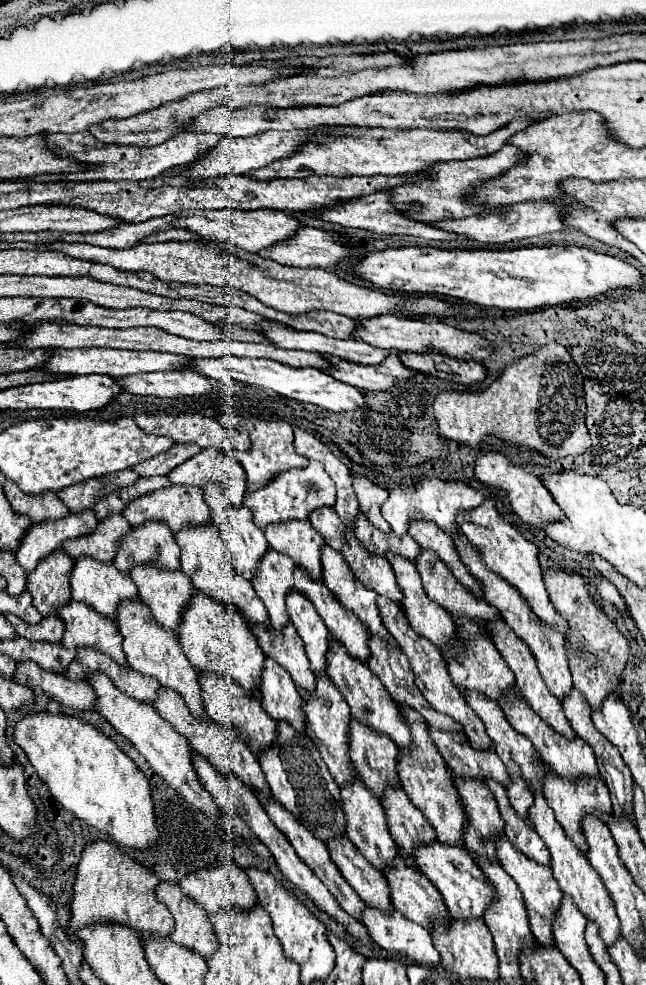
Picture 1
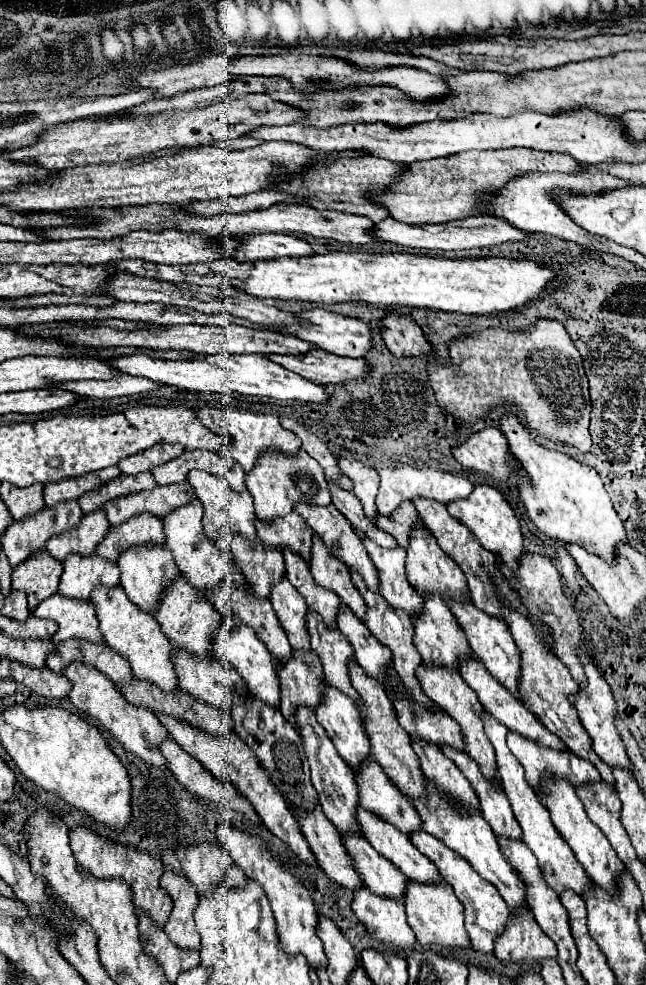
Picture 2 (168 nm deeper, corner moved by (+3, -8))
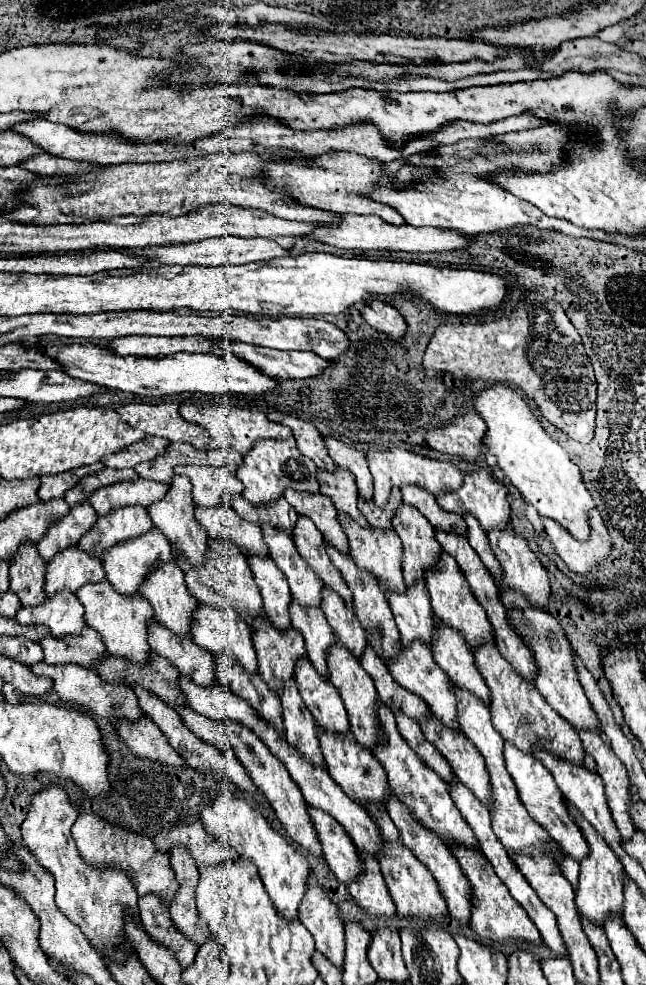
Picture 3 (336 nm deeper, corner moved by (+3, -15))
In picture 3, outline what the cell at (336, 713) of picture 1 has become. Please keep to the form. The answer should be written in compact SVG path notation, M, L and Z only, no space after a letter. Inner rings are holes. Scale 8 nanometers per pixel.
M255 619L253 627L253 643L259 659L259 675L275 695L283 689L283 683L291 681L295 673L297 659L307 657L307 647L303 643L303 635L289 627L289 631L275 629L269 621Z

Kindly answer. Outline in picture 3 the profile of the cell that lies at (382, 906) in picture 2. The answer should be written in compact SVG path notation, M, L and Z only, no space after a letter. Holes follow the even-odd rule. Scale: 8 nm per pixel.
M361 851L359 855L363 857L363 875L347 885L351 897L369 915L395 917L397 915L395 903L385 887L377 859L373 859L371 855L363 855Z

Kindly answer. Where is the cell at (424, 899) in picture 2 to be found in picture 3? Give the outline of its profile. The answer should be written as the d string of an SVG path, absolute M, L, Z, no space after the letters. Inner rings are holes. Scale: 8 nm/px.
M371 805L371 807L367 807L367 813L373 817L373 821L377 823L377 827L381 829L383 839L385 839L385 849L379 855L379 865L381 865L381 873L385 877L387 889L395 901L397 913L401 917L447 917L449 911L447 911L447 903L445 903L443 895L439 893L439 885L435 885L431 871L427 871L427 867L423 863L419 863L419 859L407 847L401 845L397 827L393 825L387 811Z

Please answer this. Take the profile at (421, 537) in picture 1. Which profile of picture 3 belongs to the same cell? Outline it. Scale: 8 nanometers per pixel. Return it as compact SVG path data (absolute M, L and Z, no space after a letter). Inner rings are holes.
M393 489L391 491L391 497L389 497L389 503L381 509L377 507L375 503L365 503L359 499L359 511L365 515L365 519L369 521L371 527L377 527L377 529L391 529L391 519L395 515L395 511L399 509L401 505L401 491L399 489Z

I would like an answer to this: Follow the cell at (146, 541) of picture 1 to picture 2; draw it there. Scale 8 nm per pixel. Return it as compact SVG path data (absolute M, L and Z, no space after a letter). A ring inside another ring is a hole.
M147 512L133 516L131 520L125 520L123 524L111 526L107 536L97 544L95 554L117 562L119 554L127 550L129 546L147 546L147 544L165 544L163 536L163 522L157 516L151 516Z

